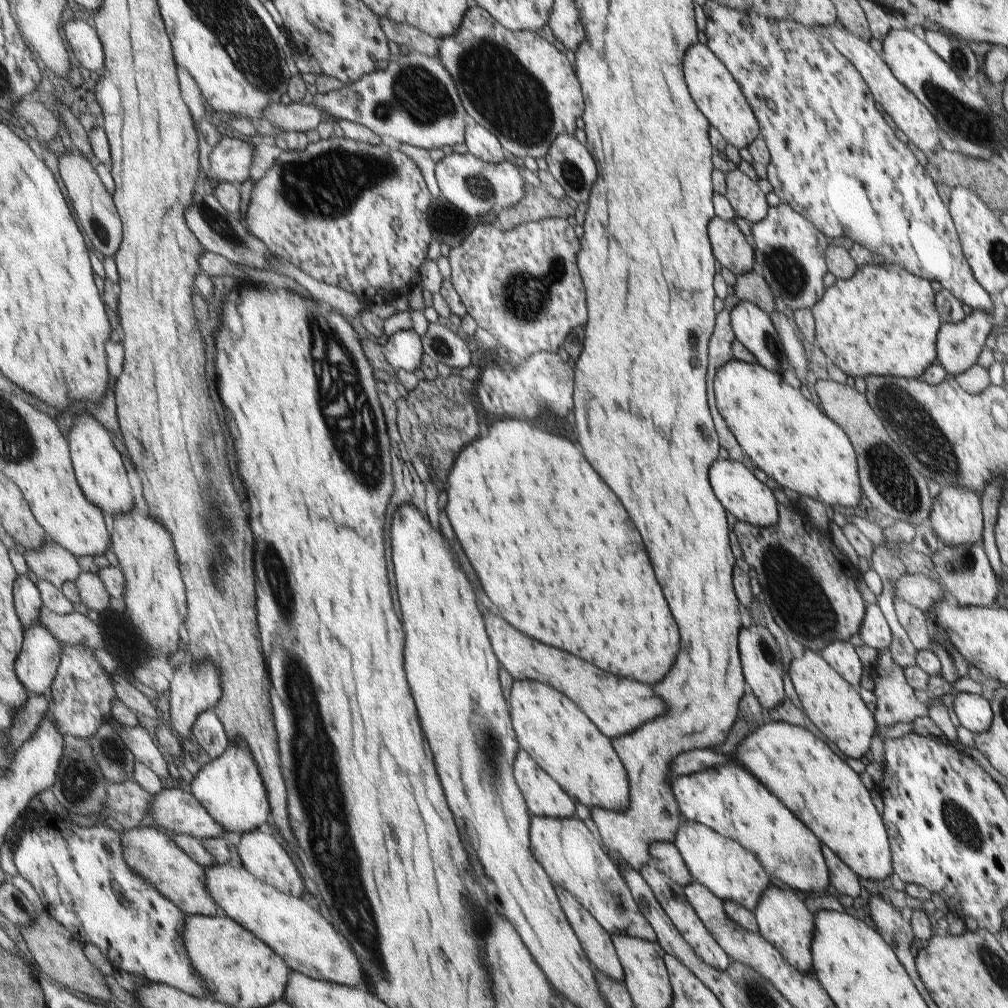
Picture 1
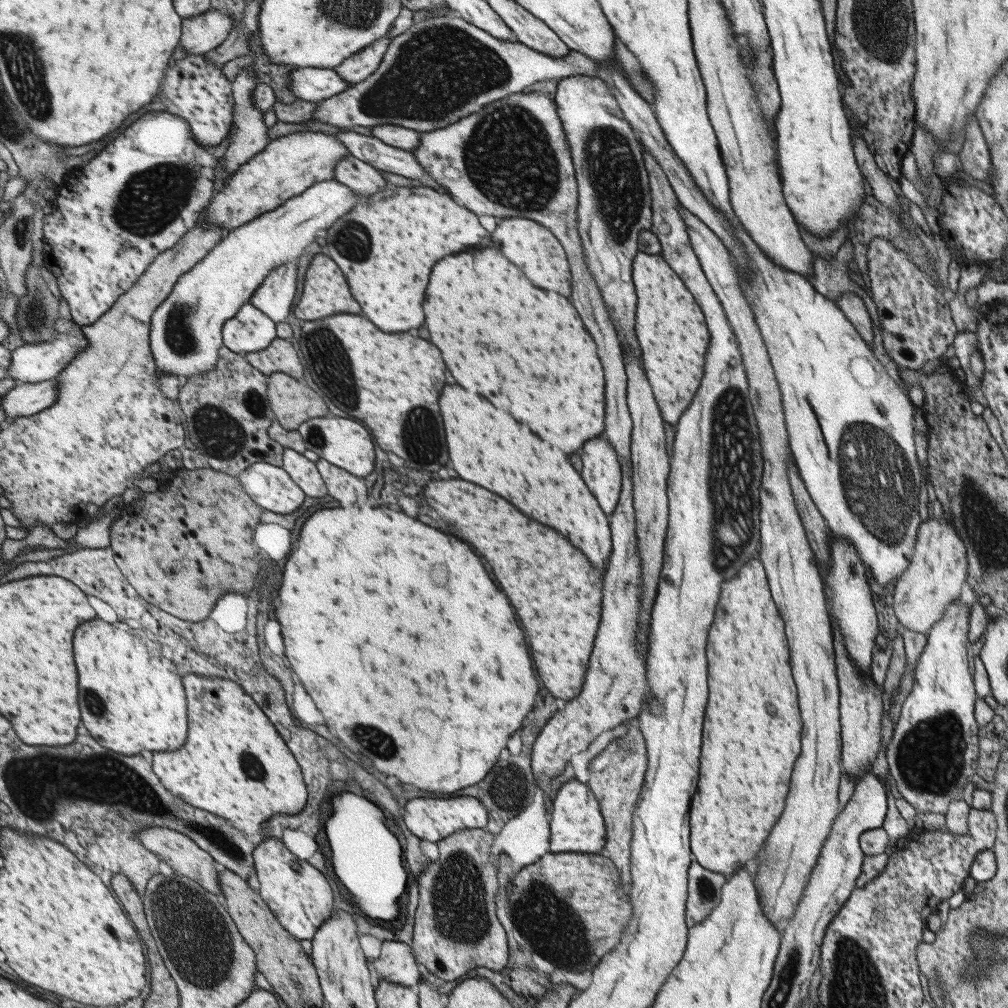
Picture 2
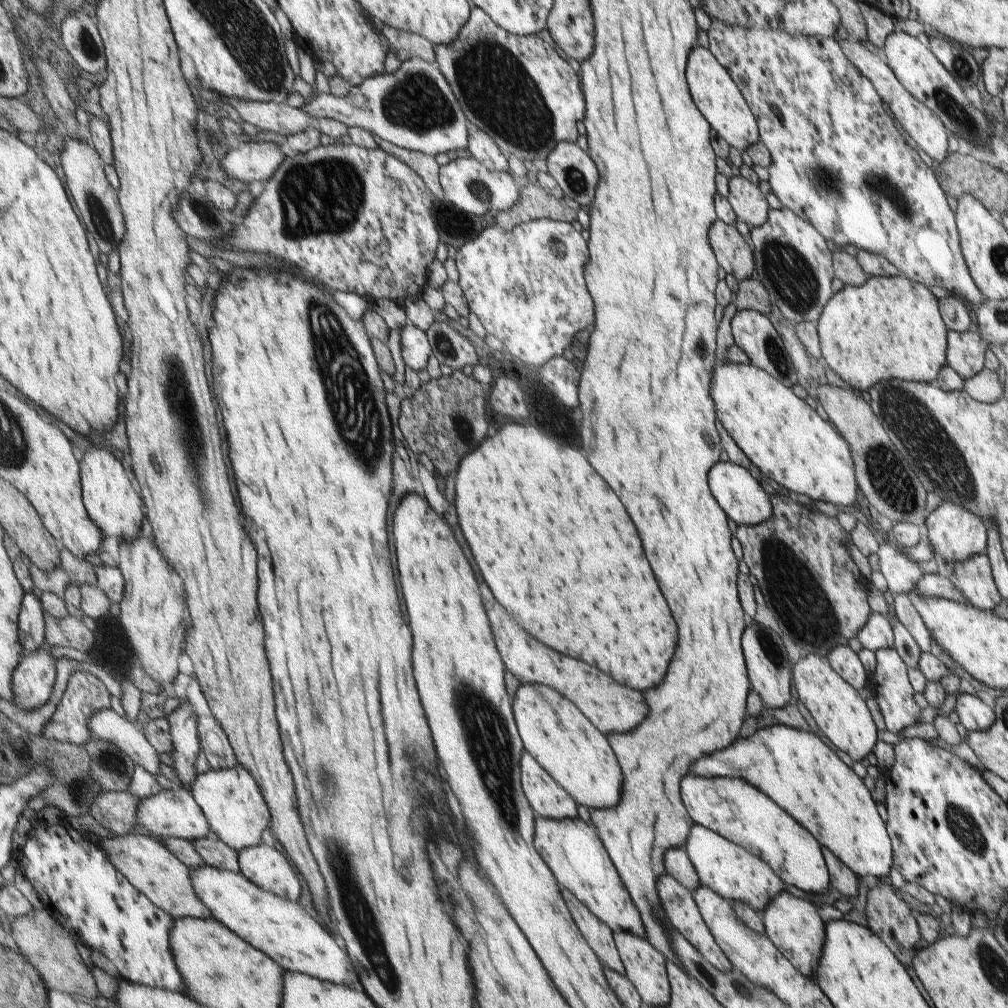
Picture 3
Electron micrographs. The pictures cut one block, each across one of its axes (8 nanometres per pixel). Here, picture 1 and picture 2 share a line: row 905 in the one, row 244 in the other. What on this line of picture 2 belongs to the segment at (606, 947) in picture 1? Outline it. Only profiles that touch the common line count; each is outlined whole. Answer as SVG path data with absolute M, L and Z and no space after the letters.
M534 92L516 93L494 101L483 108L483 112L479 110L463 120L449 123L444 129L423 134L415 152L419 152L419 160L423 160L427 174L431 174L453 200L459 200L463 208L499 218L529 218L543 224L558 238L569 258L571 284L575 284L569 300L575 304L583 324L587 324L587 332L595 336L595 344L599 344L599 360L603 360L603 380L607 380L607 428L603 430L603 440L611 444L619 462L627 464L632 422L625 406L621 348L607 312L603 310L599 286L585 266L577 234L577 188L573 164L553 100Z

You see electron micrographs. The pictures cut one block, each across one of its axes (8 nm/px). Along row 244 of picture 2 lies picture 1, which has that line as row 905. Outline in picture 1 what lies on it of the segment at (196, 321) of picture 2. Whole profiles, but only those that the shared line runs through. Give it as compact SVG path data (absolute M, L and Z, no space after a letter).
M210 866L206 868L206 885L218 904L219 914L234 919L243 928L255 933L281 958L286 959L291 970L314 979L363 987L363 972L351 944L335 925L320 912L313 910L306 900L277 890L252 875L244 866Z

